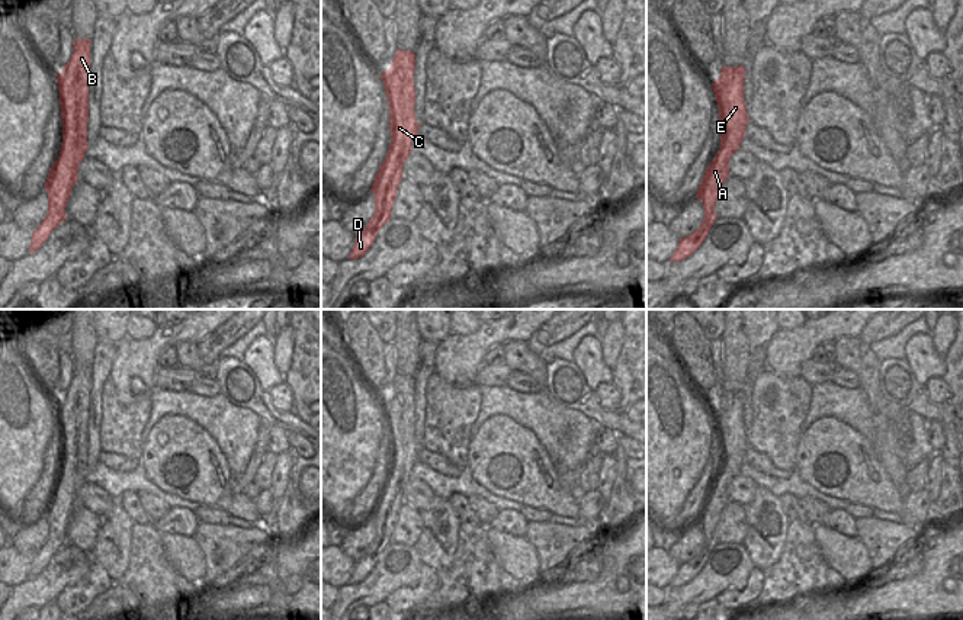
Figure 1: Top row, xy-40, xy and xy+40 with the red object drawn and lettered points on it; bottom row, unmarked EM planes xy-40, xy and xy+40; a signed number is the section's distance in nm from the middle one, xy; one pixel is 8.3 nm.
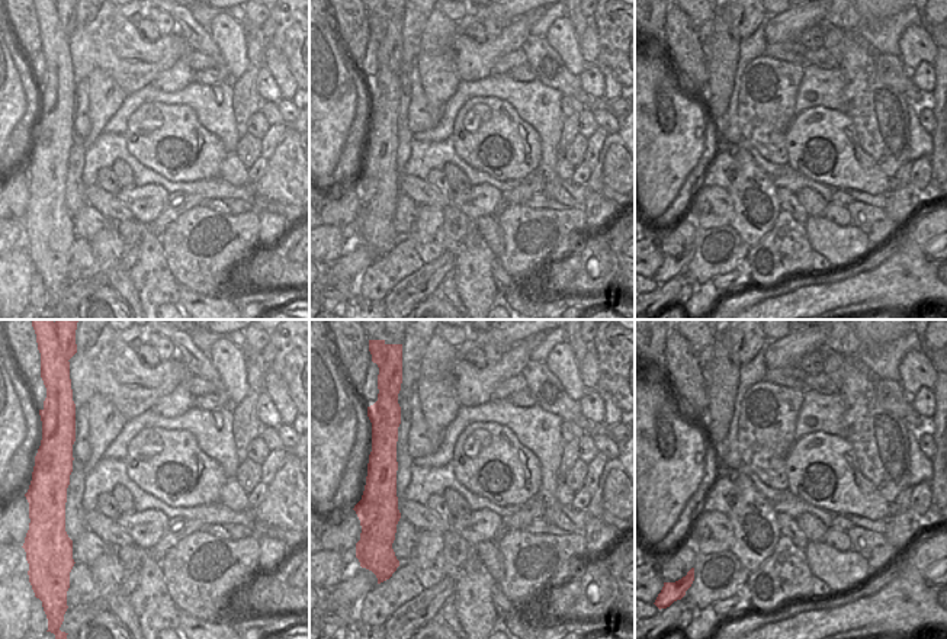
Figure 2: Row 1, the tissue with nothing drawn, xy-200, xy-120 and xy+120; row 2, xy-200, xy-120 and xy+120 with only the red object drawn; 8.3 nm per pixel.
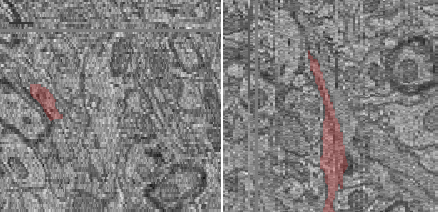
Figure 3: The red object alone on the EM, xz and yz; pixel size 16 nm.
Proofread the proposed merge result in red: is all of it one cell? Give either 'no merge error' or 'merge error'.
merge error

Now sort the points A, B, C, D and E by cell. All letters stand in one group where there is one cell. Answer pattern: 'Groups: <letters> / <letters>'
Groups: A B D E / C

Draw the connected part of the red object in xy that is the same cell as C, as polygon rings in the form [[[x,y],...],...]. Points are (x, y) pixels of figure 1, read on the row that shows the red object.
[[[399,107],[389,109],[389,129],[392,144],[404,144],[413,148],[413,142],[408,141],[408,118],[402,115]]]

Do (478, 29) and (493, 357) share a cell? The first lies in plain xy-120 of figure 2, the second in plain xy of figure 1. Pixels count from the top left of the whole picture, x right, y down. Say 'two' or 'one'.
one

